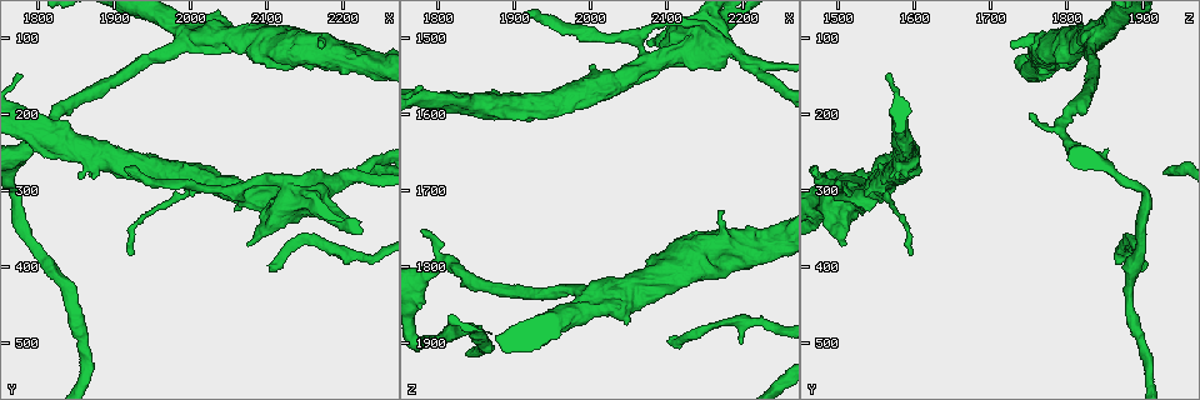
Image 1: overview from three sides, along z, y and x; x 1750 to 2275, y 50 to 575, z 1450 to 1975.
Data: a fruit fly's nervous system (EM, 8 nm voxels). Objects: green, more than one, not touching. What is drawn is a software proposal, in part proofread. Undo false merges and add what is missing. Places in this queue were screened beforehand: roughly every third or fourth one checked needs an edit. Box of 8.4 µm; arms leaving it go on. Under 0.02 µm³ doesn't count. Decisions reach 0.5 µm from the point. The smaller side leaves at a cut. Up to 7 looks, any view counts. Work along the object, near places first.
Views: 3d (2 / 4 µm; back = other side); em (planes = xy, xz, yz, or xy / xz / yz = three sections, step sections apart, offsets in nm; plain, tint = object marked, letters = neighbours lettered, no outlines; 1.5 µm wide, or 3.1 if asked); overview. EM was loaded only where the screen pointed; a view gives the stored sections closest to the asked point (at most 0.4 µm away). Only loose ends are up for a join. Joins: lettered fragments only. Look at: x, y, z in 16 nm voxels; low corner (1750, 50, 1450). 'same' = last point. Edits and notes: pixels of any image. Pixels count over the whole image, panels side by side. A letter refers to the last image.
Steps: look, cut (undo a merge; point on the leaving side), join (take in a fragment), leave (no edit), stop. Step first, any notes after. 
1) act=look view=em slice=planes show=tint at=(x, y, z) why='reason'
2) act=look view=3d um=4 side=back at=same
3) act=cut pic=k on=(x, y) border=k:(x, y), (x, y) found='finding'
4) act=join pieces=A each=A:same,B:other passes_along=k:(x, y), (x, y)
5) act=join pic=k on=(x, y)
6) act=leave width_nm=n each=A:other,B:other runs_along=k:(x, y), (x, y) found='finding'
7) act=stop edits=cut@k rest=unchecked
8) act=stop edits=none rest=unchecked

act=look view=3d um=4 at=(2105, 410, 1900) why='branch stops here'

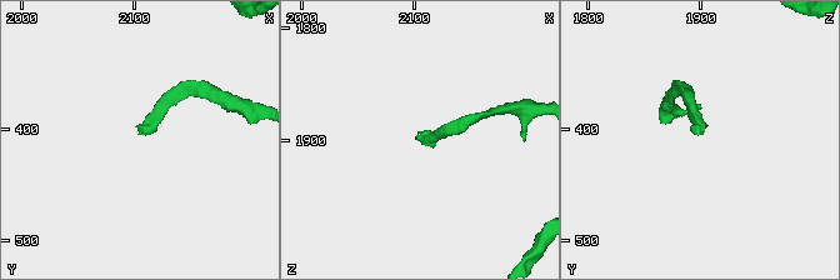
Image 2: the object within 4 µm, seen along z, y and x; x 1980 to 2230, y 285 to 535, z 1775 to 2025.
act=look view=em slice=planes show=plain at=(2106, 406, 1900)

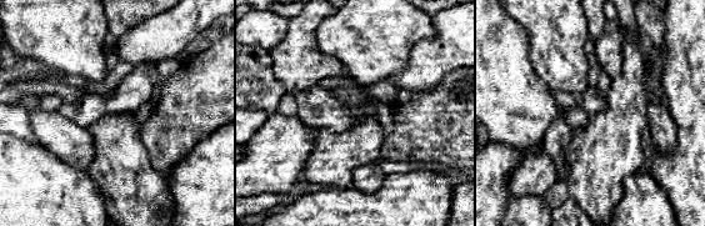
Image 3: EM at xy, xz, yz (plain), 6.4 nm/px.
act=look view=em slice=planes show=letters at=same why='what lies round it'

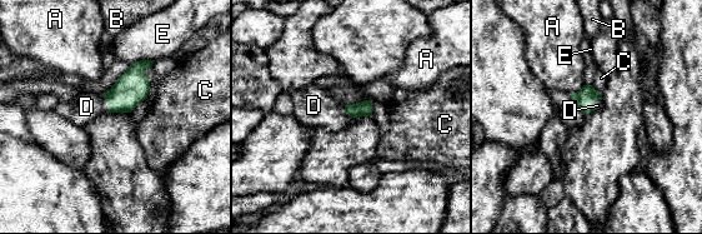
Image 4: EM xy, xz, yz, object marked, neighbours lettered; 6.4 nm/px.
act=join pieces=D each=A:other,B:other,C:other,D:same,E:other passes_along=4:(133, 86), (106, 103), (86, 106) found='it goes on there'

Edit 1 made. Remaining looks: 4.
act=look view=em slice=xy step=8 show=letters at=(2075, 310, 1535) why='a fork'

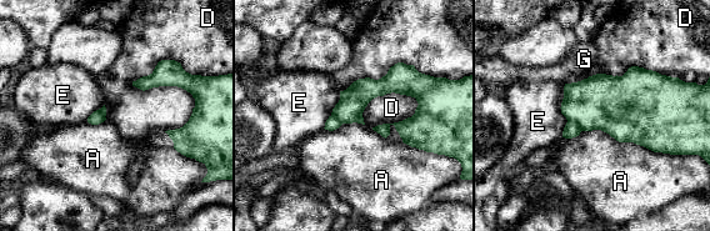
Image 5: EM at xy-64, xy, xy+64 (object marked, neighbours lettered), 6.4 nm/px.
act=cut pic=5 on=(571, 129) width_nm=340 each=A:other,D:other,E:other,G:other found='a second cell is stuck on'

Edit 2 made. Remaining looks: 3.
act=look view=3d um=4 at=(2165, 115, 1730) why='free end'

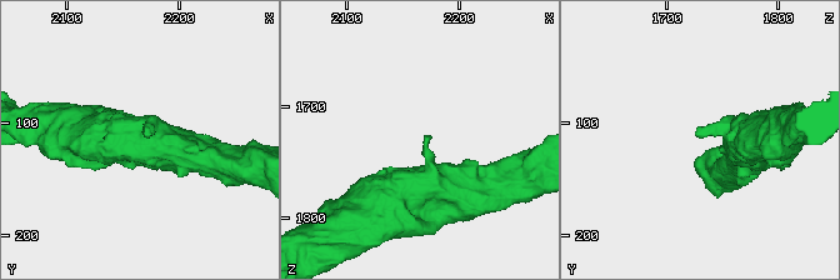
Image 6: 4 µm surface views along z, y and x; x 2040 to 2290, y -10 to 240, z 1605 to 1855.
act=look view=em slice=xz step=4 show=tint at=(2168, 110, 1726) why='now the EM'

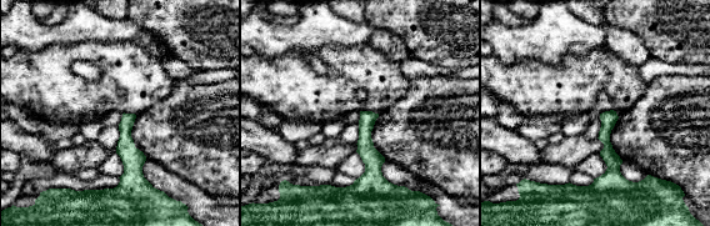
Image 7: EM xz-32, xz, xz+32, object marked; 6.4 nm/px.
act=look view=em slice=xz step=4 show=letters at=same why='see the neighbours'

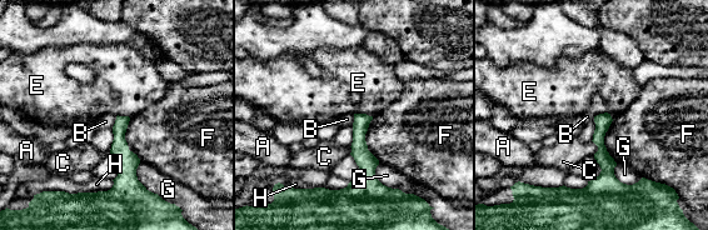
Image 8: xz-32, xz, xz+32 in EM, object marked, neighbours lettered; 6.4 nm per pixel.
act=leave longest_contact=F:300nm each=A:other,B:other,C:other,E:other,F:other,G:other,H:other runs_along=8:(607, 116), (601, 129), (604, 175), (588, 189) found='no lettered fragment goes on from it'

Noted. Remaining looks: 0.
act=stop edits=join@4,cut@5 rest=unchecked

